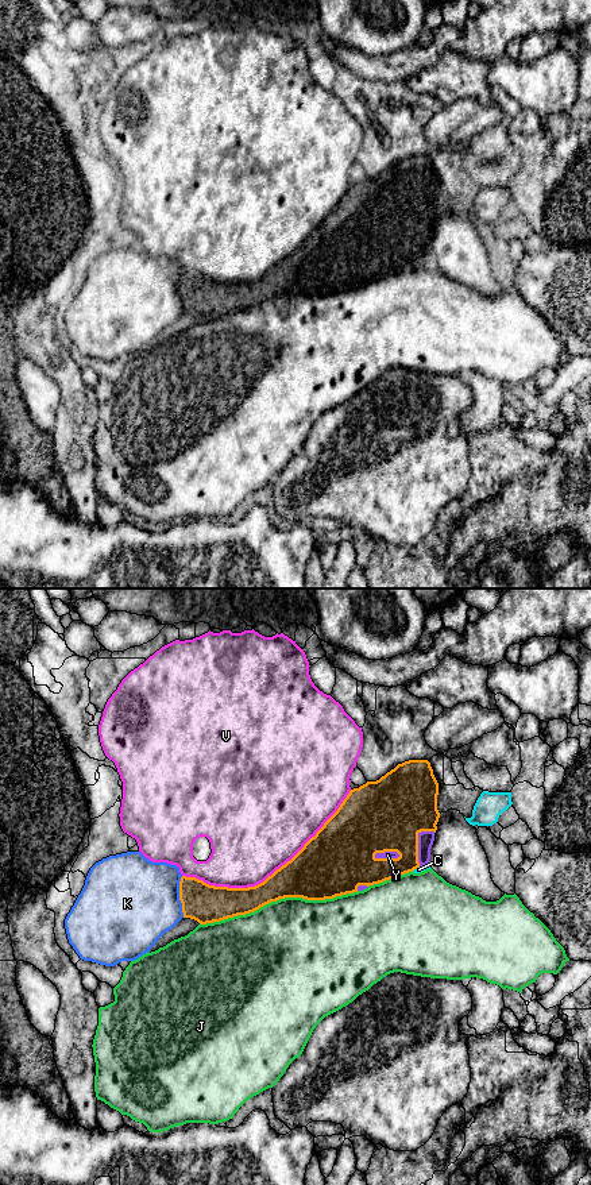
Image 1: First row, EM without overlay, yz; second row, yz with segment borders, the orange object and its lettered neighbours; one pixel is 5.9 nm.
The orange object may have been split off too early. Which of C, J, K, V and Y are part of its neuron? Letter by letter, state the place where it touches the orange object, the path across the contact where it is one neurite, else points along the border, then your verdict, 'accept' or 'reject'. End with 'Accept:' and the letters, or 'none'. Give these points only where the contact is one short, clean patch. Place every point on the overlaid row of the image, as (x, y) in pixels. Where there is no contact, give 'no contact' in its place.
C: meets orange in yz at (414, 868); reject
J: meets orange in yz at (278, 899); reject
K: meets orange in yz at (180, 896); reject
V: meets orange in yz at (271, 875); reject
Y: meets orange in yz at (387, 859); accept
Accept: Y

